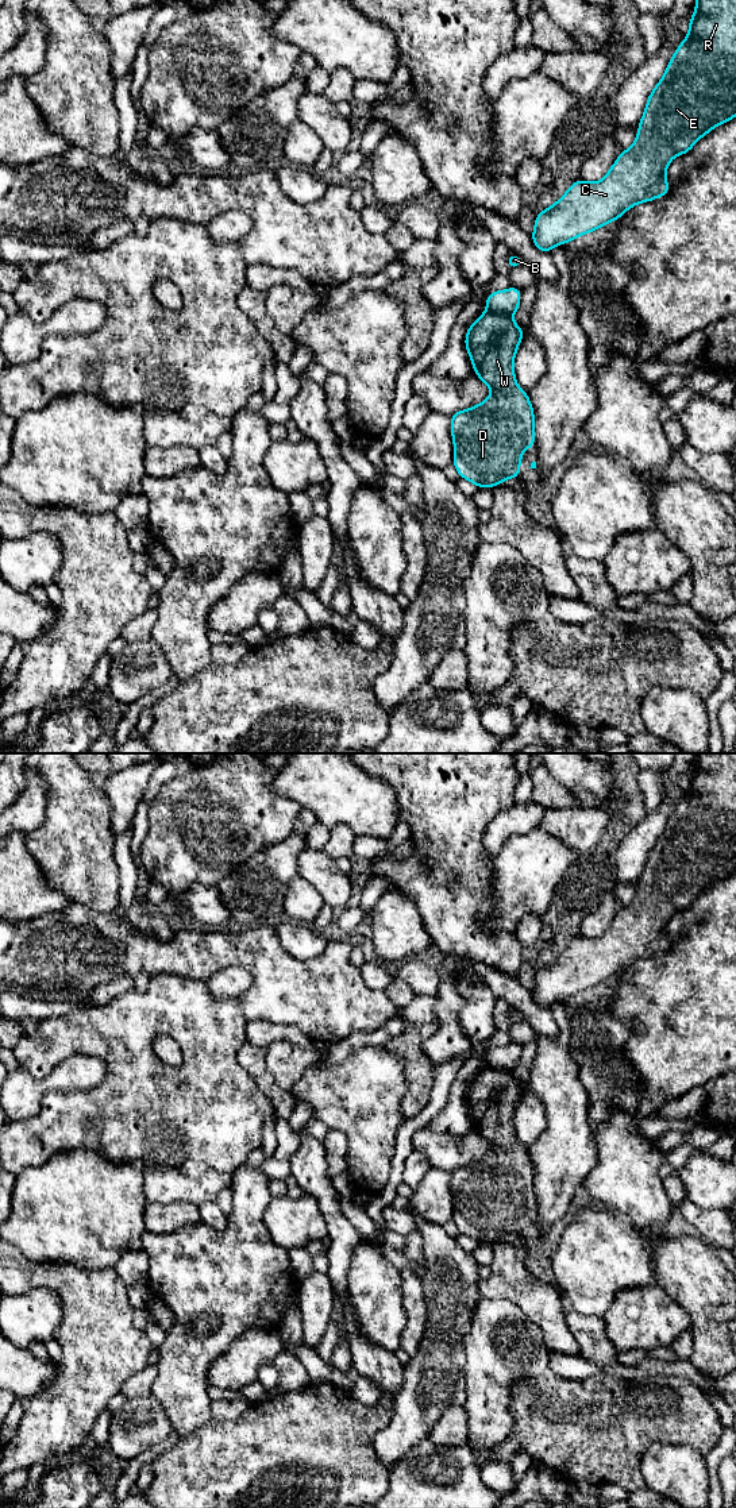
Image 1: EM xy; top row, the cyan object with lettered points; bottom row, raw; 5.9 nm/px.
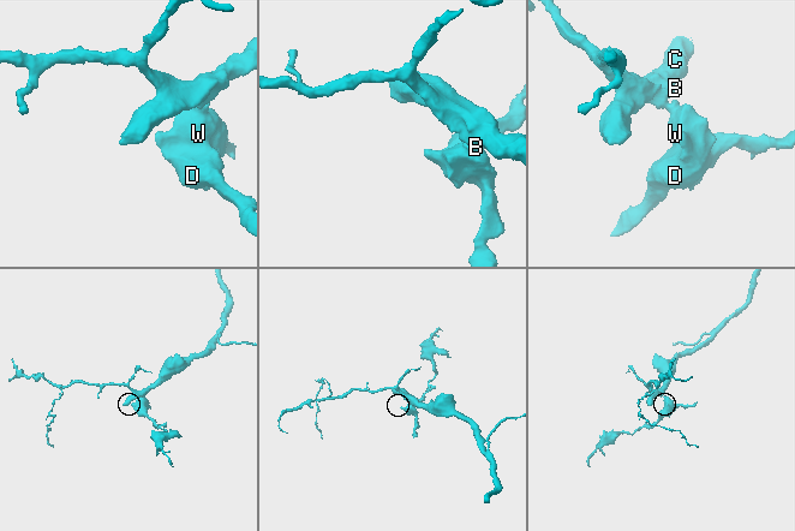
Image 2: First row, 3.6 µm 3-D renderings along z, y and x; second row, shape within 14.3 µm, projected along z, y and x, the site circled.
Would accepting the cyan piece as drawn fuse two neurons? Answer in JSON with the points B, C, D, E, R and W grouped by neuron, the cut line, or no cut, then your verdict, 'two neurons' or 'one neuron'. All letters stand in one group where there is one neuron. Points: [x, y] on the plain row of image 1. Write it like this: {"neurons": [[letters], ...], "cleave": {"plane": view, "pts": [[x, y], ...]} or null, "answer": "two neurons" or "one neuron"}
{"neurons": [["B", "C", "E", "R"], ["D", "W"]], "cleave": {"plane": "xy", "pts": [[488, 1064], [496, 1069], [511, 1071]]}, "answer": "two neurons"}

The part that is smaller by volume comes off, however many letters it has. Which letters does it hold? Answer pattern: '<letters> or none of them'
D, W

